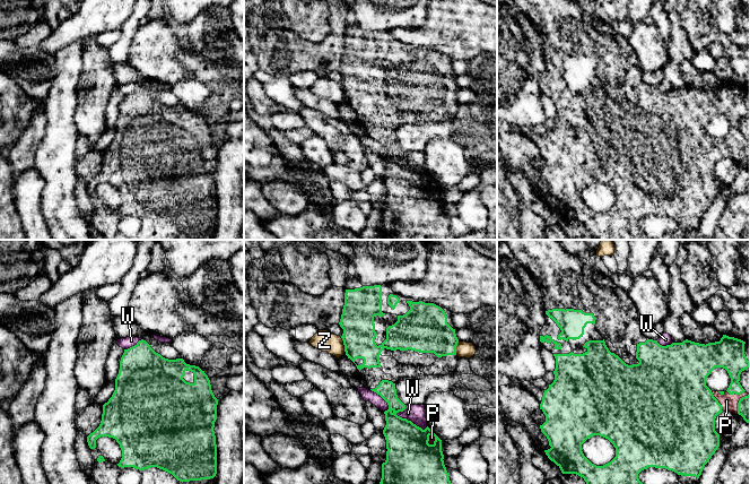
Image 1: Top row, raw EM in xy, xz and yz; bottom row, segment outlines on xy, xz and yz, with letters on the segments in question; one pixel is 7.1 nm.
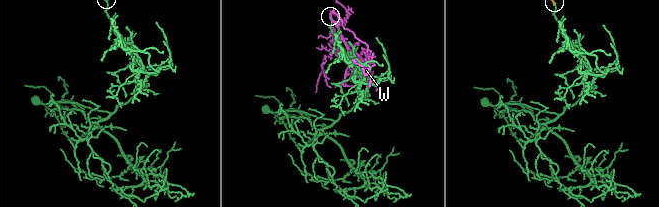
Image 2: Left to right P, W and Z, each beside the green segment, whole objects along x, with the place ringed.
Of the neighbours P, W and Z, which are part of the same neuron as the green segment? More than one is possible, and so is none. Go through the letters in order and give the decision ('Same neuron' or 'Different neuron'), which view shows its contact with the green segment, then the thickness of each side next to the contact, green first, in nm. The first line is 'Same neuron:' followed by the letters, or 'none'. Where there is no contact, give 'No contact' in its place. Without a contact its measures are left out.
Same neuron: P
P: Same neuron. Touches green in yz. Thickness 460 nm (green) against 110 nm
W: Different neuron. Touches green in xz. Thickness 320 nm (green) against 130 nm
Z: Different neuron. Touches green in xz. Thickness 240 nm (green) against 150 nm

